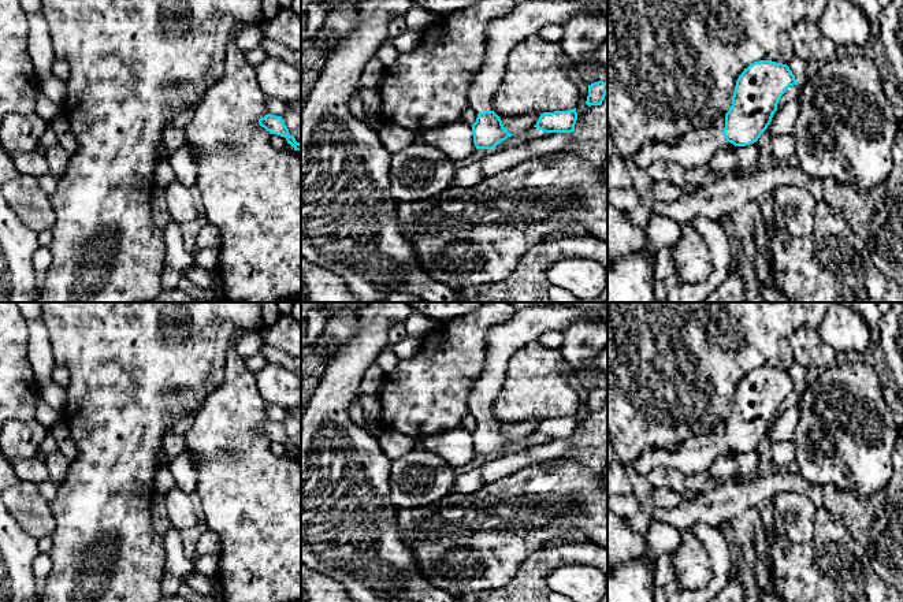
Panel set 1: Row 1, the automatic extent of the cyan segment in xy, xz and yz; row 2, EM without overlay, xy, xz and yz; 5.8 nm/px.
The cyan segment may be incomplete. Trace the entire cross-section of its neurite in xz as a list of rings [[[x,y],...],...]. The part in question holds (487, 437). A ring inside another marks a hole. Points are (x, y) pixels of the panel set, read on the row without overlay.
[[[565,304],[517,311],[512,320],[488,332],[487,365],[473,384],[468,408],[477,419],[472,431],[476,456],[493,456],[514,441],[509,439],[501,424],[493,417],[493,404],[501,391],[512,356],[531,342],[536,342],[546,331],[564,331],[573,323],[587,319],[607,323],[606,308],[579,308]]]

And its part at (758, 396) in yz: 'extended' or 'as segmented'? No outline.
extended

